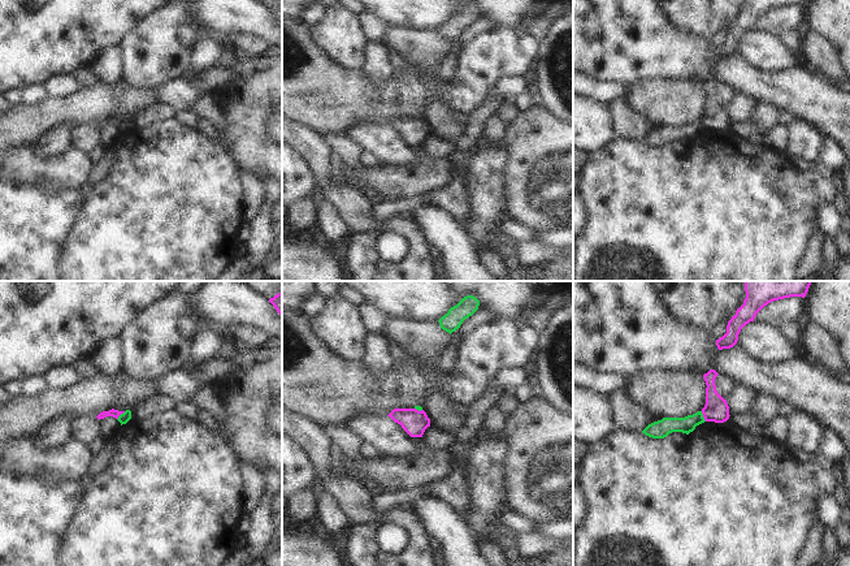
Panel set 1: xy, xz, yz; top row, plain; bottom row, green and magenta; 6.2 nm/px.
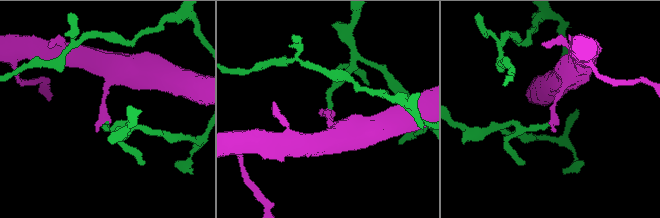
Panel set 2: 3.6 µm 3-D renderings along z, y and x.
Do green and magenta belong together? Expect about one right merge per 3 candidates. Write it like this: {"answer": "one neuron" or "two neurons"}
{"answer": "two neurons"}

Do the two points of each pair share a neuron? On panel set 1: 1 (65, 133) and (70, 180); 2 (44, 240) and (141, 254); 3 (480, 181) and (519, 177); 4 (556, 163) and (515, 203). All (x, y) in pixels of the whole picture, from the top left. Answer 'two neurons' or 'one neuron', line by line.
1: two neurons
2: two neurons
3: two neurons
4: one neuron

